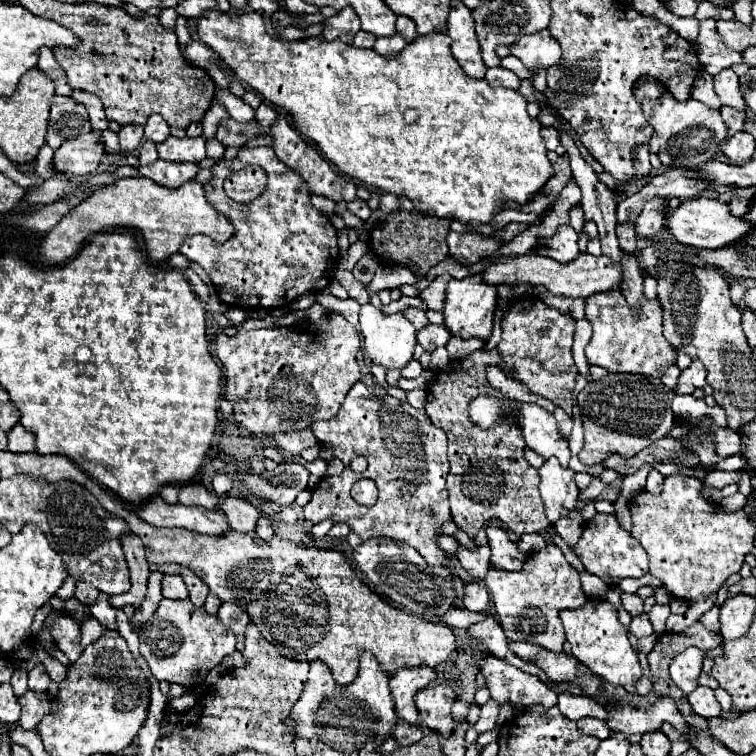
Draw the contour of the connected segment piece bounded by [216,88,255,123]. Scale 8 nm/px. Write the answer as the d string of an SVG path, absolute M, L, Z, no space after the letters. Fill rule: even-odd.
M217 88L216 99L226 108L234 120L245 123L255 119L254 109L250 108L241 98L236 98L229 90Z

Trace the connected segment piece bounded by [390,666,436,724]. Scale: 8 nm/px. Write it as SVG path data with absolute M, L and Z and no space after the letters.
M414 666L414 668L400 668L394 672L390 680L390 690L396 704L396 714L410 724L418 720L418 710L414 706L414 694L436 680L434 670L428 666Z

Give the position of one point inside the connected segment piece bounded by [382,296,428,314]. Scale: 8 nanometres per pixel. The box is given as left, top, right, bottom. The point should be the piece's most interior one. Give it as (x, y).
(404, 302)

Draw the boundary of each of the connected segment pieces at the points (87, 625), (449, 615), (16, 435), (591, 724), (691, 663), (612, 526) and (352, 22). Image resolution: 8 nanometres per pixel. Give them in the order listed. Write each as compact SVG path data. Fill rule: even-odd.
M95 618L86 620L86 622L82 624L82 648L86 648L88 644L96 642L96 640L102 636L104 630L106 630L106 626L100 624Z
M452 608L440 620L444 624L448 624L450 628L468 628L474 622L482 622L482 618L488 618L488 616L492 616L490 608L482 610L482 612L470 612L466 608Z
M16 424L8 432L8 450L10 452L32 452L34 450L34 434L28 432L22 424Z
M580 718L578 722L578 730L588 734L588 736L594 736L598 740L604 740L610 736L610 730L606 730L606 724L602 720L596 720L596 718Z
M686 648L670 662L670 678L684 692L690 694L698 686L698 678L702 672L704 652L698 648Z
M602 516L594 526L586 526L578 544L572 548L586 572L598 576L608 586L618 586L624 578L640 578L648 572L646 550L628 534L614 516Z
M346 8L346 10L340 10L336 16L324 20L324 32L322 36L326 40L342 40L346 44L352 44L356 32L360 30L360 20L358 16L354 14L352 8Z

